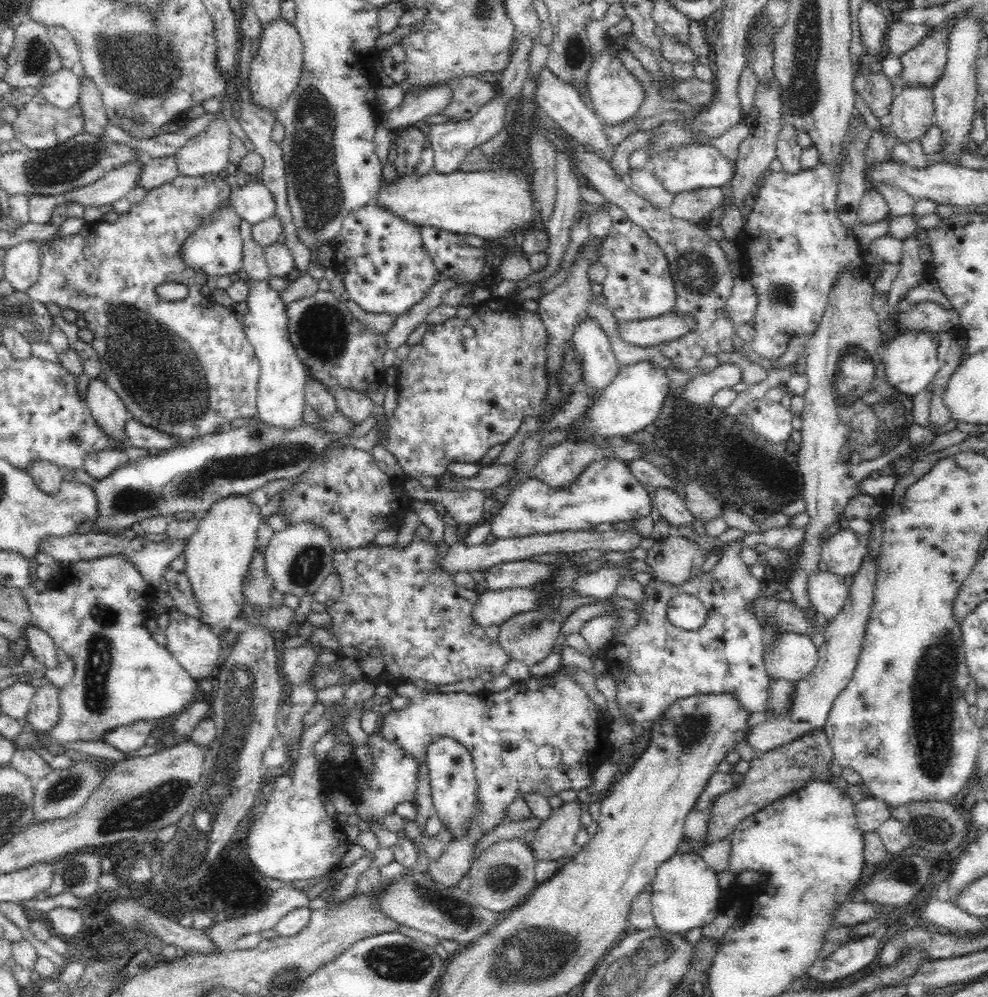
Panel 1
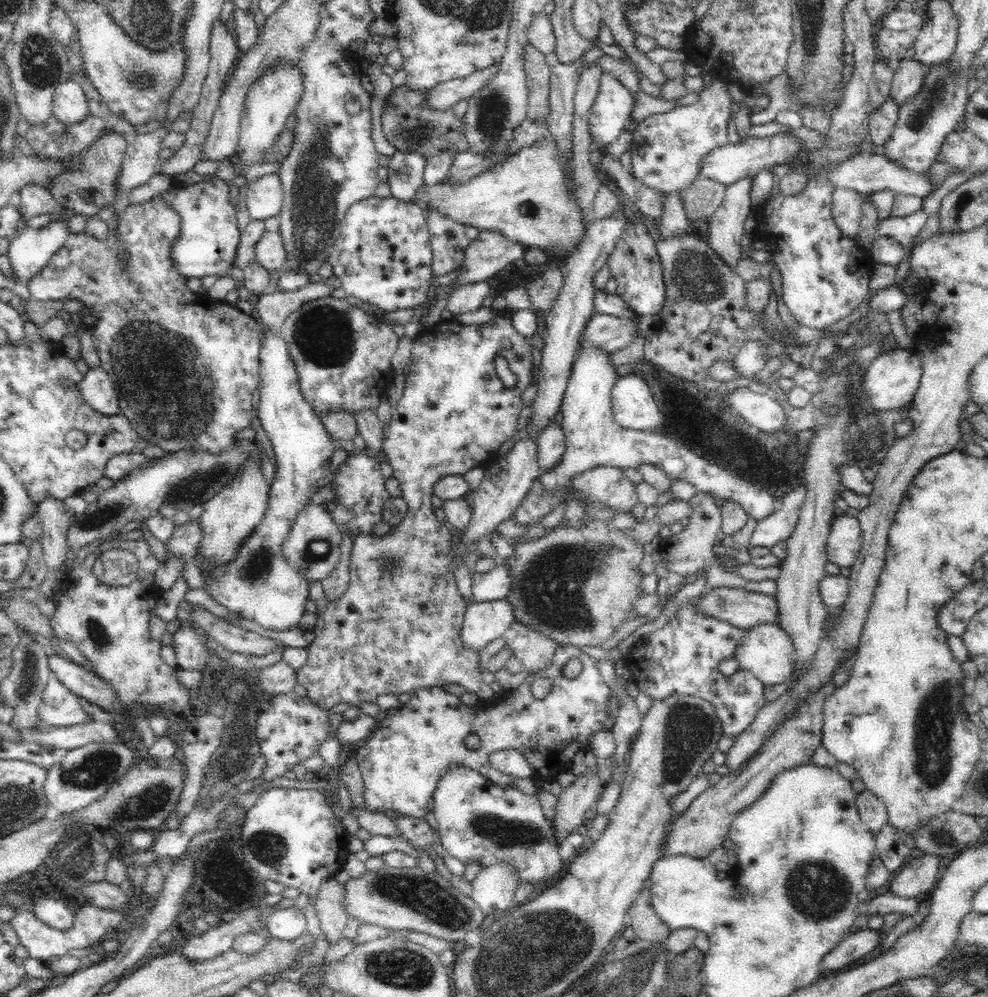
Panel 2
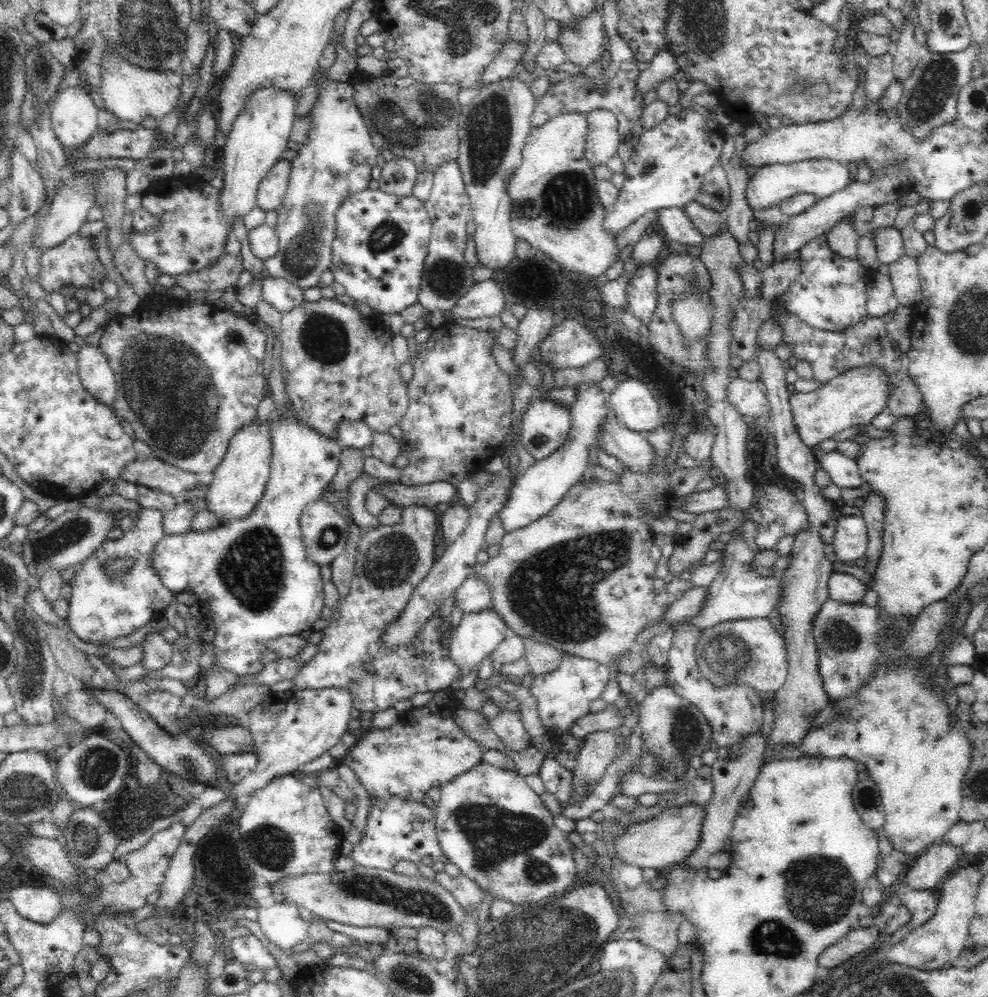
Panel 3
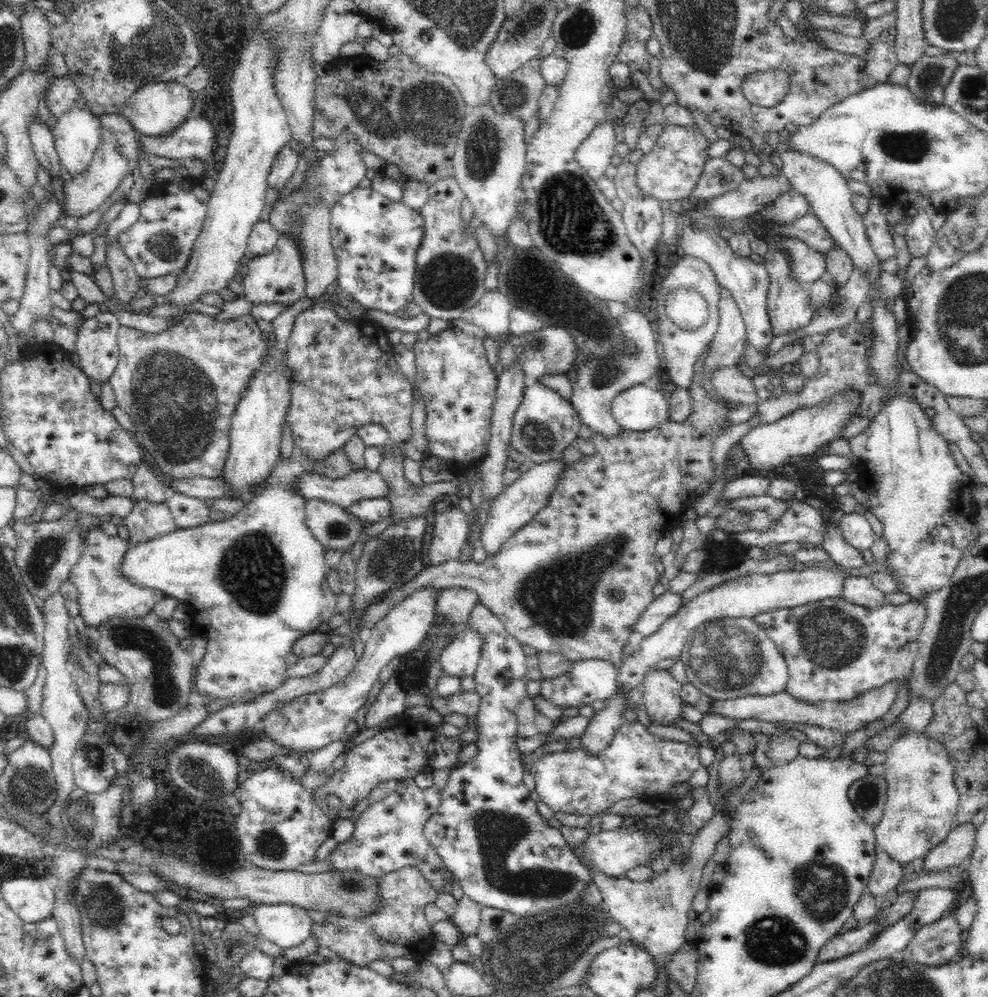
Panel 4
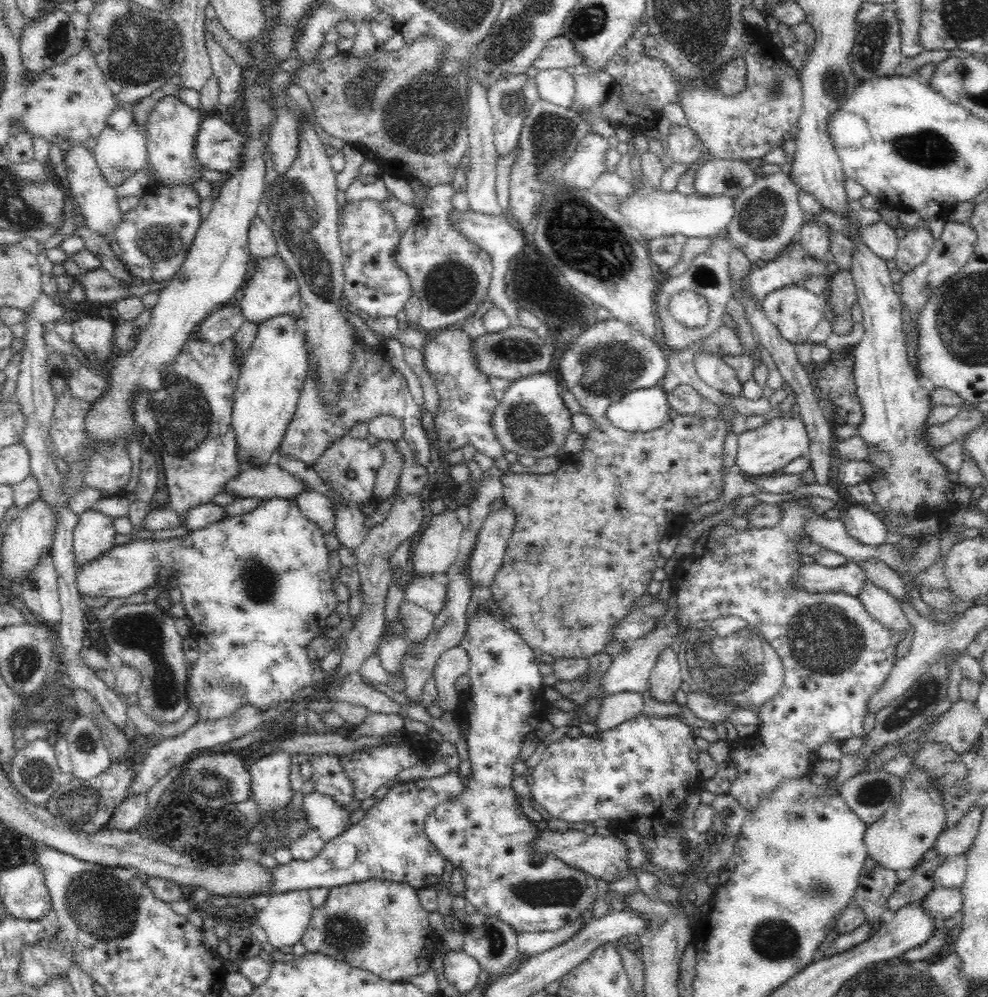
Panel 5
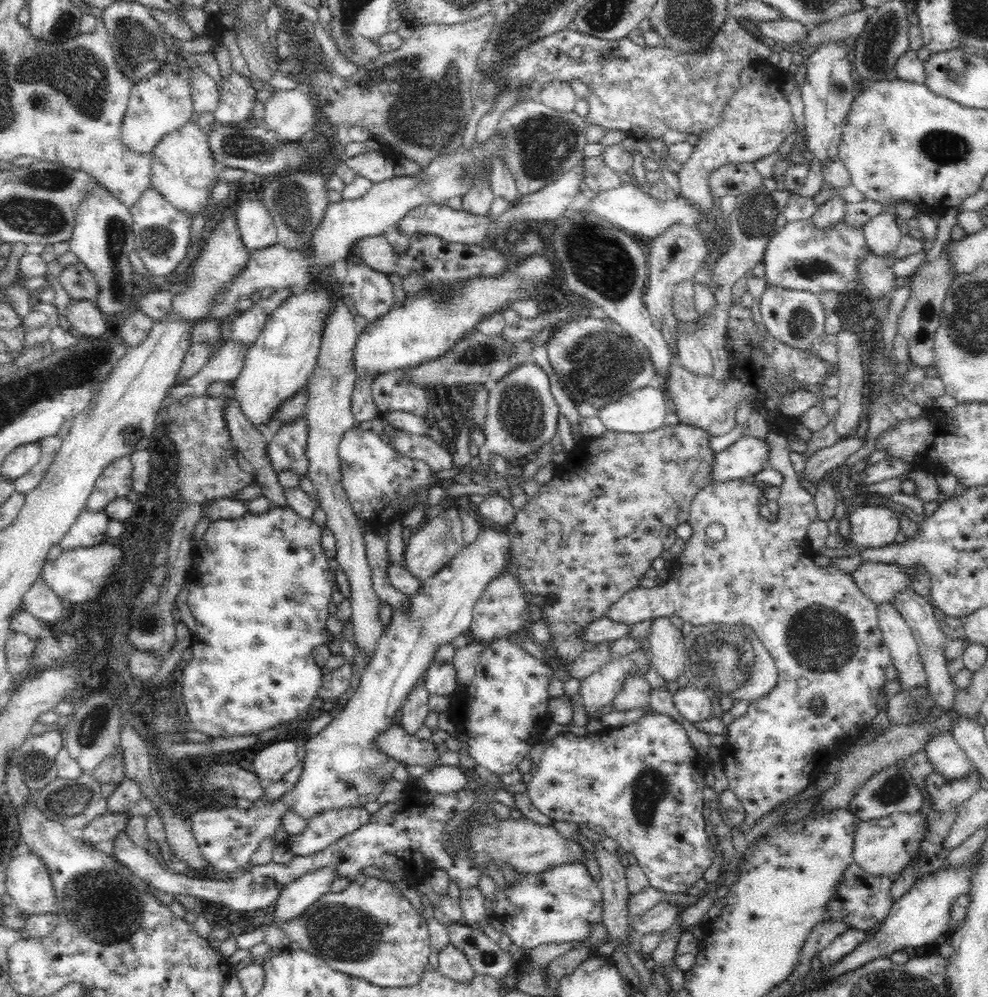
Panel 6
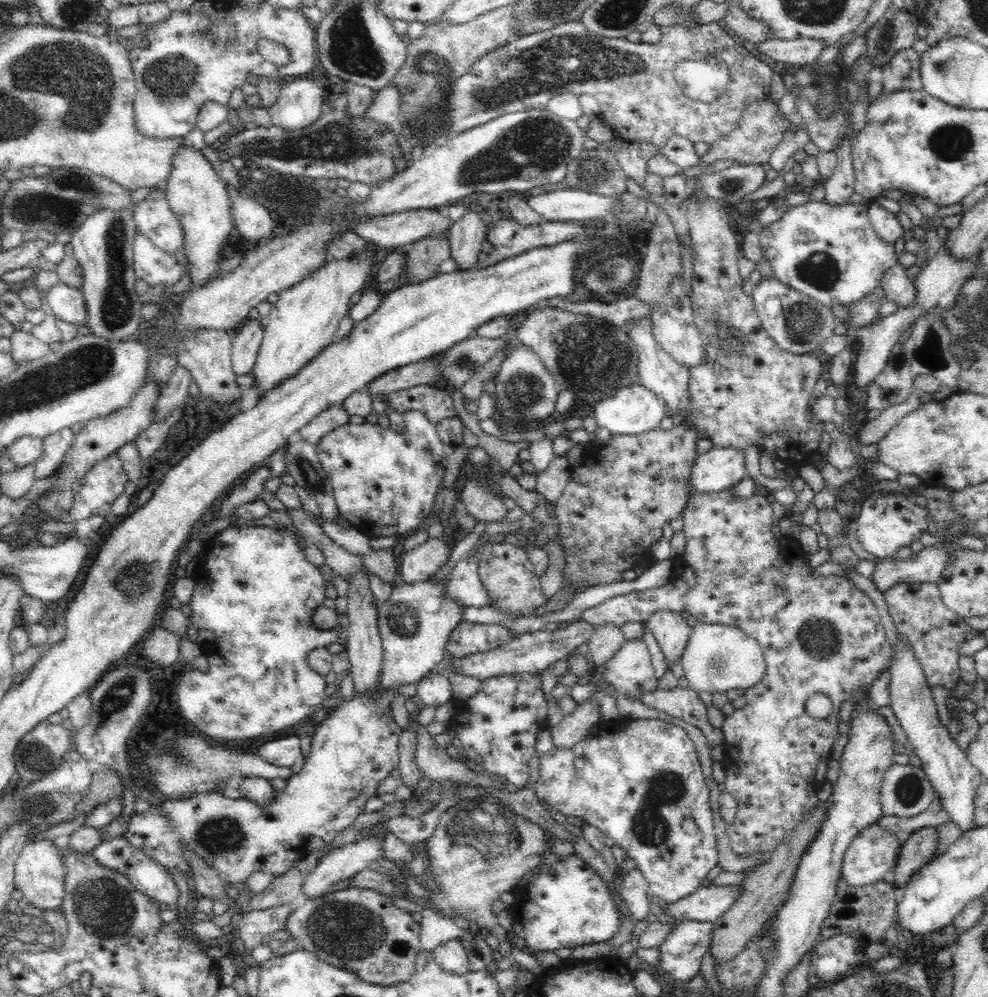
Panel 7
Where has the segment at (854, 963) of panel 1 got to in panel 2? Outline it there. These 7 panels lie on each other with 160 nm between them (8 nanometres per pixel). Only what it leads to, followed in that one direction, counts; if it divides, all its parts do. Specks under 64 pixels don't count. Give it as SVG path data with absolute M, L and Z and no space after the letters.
M869 928L849 931L838 946L824 955L821 962L822 970L843 969L848 964L864 958L880 944L882 935L883 931Z

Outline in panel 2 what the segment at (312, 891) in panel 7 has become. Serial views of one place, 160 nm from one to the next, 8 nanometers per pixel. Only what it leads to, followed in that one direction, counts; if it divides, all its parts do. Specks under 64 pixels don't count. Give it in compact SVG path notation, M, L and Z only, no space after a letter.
M295 906L272 911L266 922L270 934L280 940L293 941L307 932L306 917Z

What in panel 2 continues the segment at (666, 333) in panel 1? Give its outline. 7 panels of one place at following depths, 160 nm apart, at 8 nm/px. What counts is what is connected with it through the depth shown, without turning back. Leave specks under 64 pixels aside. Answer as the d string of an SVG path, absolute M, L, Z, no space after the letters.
M595 312L584 326L577 353L590 348L607 353L624 349L635 338L637 321Z

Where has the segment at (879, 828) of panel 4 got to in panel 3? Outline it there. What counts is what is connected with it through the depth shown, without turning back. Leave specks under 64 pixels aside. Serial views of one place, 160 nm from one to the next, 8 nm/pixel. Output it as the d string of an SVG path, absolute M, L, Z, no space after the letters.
M924 660L911 667L906 667L906 665L896 665L893 669L890 669L890 667L880 667L879 669L876 669L875 677L872 677L867 682L867 685L864 685L857 693L832 702L833 708L839 710L839 713L837 714L839 717L824 723L816 730L809 729L807 736L804 736L801 744L796 746L796 749L806 757L828 757L831 759L852 758L857 763L864 763L866 769L868 769L868 772L870 773L869 778L878 785L881 792L881 800L883 801L883 808L885 811L885 824L882 826L882 831L884 831L884 835L886 835L888 841L892 843L892 847L894 847L896 851L904 853L906 856L915 856L920 854L920 852L924 852L927 846L942 840L943 836L948 832L948 829L956 824L956 822L959 822L959 813L963 802L961 785L970 765L969 758L971 745L967 740L966 734L960 729L959 724L955 728L950 728L950 718L948 717L948 714L950 714L952 706L951 703L949 703L950 700L944 698L944 693L942 693L946 688L952 686L949 683L942 683L941 685L926 689L924 680L930 676L930 673L924 674L924 672L921 672L920 666L924 666Z

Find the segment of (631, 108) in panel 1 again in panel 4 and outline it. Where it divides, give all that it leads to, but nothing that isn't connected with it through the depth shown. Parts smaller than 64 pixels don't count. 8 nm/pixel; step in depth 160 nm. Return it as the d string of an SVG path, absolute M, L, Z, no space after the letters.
M612 121L598 123L574 152L576 163L595 181L605 176L606 168L615 154L616 136Z

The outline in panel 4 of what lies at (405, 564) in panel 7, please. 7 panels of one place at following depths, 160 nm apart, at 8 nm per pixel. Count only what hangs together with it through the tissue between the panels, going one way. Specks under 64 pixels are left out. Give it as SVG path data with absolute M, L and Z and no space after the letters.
M459 506L449 507L444 512L434 515L432 542L426 554L430 565L456 559L462 546L465 546L469 530L467 515Z

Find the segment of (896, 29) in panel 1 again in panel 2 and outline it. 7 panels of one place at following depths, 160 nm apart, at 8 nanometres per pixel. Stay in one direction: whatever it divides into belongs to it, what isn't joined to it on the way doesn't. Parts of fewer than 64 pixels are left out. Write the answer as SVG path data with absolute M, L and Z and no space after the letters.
M876 27L874 34L875 46L884 57L892 71L898 69L899 63L908 55L915 41L908 31L893 31L884 27Z

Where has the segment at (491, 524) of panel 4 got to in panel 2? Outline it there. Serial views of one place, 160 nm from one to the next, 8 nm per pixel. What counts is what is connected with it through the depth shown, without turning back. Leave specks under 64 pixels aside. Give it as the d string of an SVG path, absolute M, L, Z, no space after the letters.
M594 348L584 349L577 353L570 372L559 409L564 415L561 426L565 434L565 448L560 462L554 464L554 468L543 470L538 476L534 490L538 488L542 493L550 491L550 495L553 495L569 490L573 476L581 475L584 471L599 466L634 468L640 462L649 462L663 470L671 480L680 478L692 482L703 493L716 494L723 500L735 500L756 521L768 518L778 507L776 496L770 494L770 490L758 488L756 484L728 472L719 464L710 464L680 441L663 433L661 427L654 431L641 431L620 426L612 413L611 391L617 376L614 365L610 364L610 353Z

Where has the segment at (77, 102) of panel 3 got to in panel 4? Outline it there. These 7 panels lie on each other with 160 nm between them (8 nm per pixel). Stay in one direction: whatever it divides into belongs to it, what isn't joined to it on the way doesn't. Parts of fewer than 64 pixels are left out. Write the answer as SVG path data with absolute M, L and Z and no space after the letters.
M78 107L56 121L53 137L66 178L78 176L90 166L101 129L98 115Z

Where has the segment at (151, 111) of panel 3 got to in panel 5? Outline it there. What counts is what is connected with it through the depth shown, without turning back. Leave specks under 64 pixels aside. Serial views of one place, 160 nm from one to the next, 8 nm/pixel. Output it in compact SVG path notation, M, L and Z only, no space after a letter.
M164 96L154 106L145 124L147 136L147 168L146 174L152 178L152 185L174 189L190 187L195 190L194 183L202 180L202 170L195 155L195 138L205 113L182 103L177 96Z

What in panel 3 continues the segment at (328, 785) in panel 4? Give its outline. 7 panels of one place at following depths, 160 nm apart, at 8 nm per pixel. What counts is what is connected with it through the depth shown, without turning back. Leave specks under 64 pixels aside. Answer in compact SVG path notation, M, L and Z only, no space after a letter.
M446 689L434 691L434 697L428 704L421 707L413 706L400 713L399 721L393 726L363 731L356 745L343 757L344 763L354 772L356 779L358 777L362 787L372 796L374 802L390 796L422 801L430 788L442 786L483 762L482 754L486 750L485 747L465 735L462 728L454 722L455 709L454 698L448 695Z

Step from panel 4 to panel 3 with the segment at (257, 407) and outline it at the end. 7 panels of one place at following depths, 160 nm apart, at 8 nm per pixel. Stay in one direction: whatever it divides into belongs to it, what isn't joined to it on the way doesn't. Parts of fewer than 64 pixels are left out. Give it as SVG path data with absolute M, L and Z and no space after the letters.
M256 418L250 424L240 426L232 435L225 457L215 468L206 498L207 508L221 518L221 523L244 518L256 502L260 500L266 488L271 471L272 437L269 419L260 422Z

